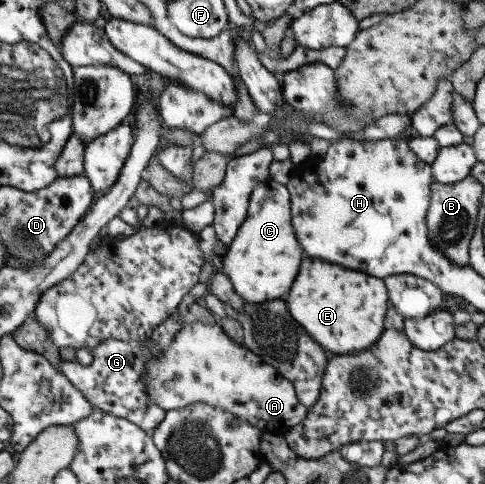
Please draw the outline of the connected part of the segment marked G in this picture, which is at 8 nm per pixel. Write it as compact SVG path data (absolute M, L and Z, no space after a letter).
M176 311L153 331L150 339L151 345L155 345L155 348L151 350L145 349L145 347L141 348L140 342L115 341L109 338L94 348L91 364L83 365L77 360L68 361L61 358L58 368L95 408L117 418L126 418L139 426L141 430L149 432L149 430L156 429L157 425L165 418L166 410L151 402L148 394L144 391L146 387L142 382L144 364L148 360L161 358L164 350L175 340L175 334L183 326L185 326L185 322L179 321Z

